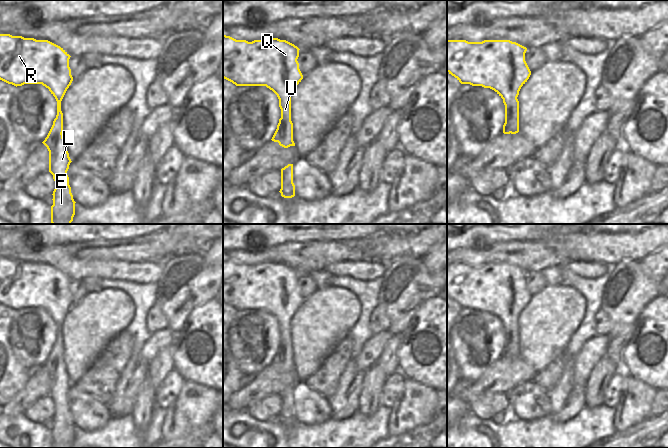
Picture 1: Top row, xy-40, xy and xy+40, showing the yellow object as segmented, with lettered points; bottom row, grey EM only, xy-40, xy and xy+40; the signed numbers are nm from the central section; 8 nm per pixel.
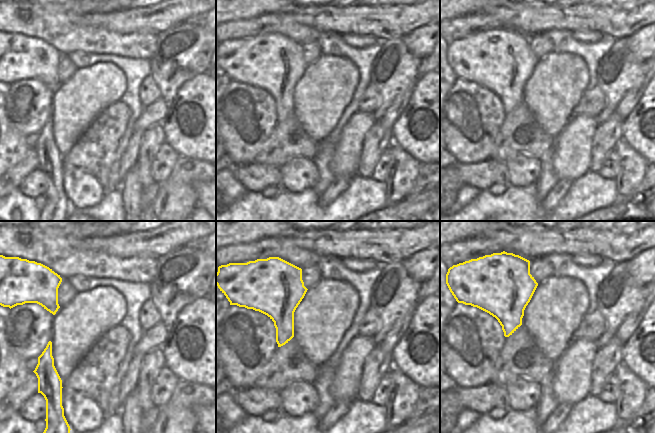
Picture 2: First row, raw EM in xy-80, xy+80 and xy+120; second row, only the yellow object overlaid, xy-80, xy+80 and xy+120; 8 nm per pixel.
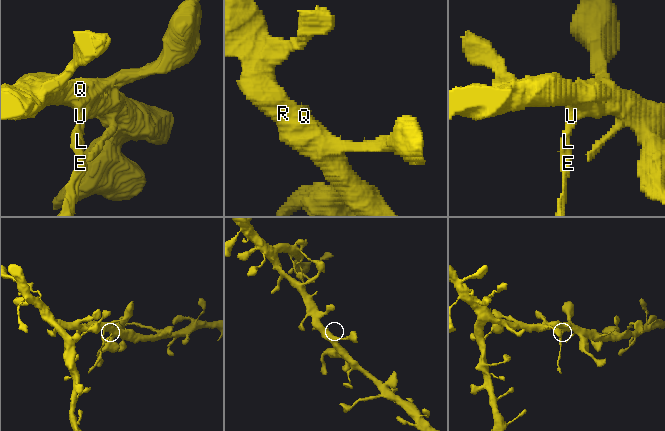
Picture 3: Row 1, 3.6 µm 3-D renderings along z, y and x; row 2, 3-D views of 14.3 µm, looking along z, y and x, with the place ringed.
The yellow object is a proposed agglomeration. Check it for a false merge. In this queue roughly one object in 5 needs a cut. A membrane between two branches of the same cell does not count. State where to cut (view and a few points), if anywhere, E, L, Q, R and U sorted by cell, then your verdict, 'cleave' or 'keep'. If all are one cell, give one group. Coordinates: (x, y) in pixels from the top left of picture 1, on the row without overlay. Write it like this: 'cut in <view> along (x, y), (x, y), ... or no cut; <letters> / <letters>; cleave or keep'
cut in xy along (281, 341), (284, 345), (284, 360), (291, 369); E L / Q R U; cleave

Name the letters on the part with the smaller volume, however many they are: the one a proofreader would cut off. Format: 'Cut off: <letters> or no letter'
Cut off: E, L

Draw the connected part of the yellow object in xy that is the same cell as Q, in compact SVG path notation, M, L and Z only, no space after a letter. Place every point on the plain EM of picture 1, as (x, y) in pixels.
M223 258L223 302L236 310L266 310L272 314L279 323L281 342L285 345L283 355L291 370L295 370L291 345L291 319L303 303L297 285L299 274L294 268L278 262L248 266Z

